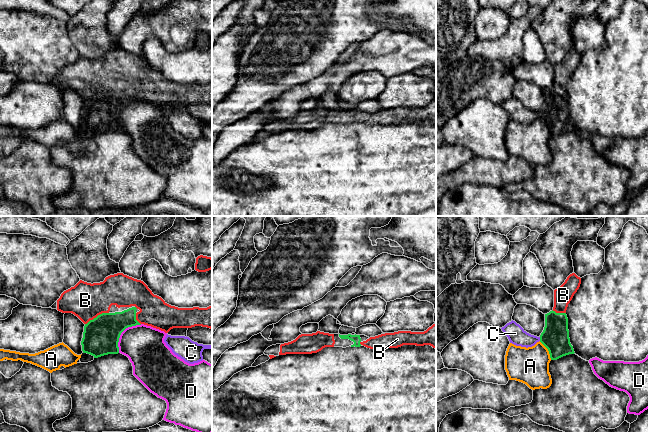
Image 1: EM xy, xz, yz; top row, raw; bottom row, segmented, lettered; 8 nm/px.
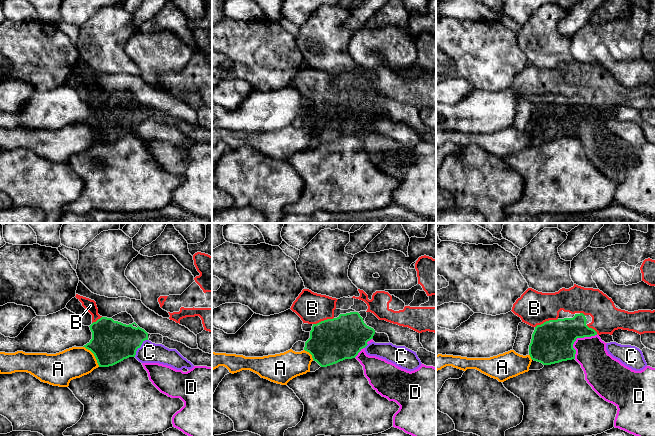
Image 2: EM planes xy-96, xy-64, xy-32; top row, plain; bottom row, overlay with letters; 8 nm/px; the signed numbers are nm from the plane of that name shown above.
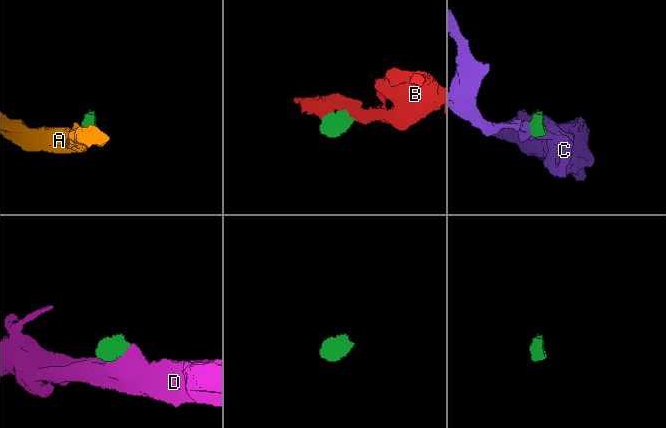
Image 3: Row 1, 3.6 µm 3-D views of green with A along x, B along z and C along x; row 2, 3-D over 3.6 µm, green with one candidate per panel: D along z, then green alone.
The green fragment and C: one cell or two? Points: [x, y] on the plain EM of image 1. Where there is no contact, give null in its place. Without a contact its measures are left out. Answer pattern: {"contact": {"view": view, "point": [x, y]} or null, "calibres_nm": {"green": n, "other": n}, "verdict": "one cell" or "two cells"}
{"contact": {"view": "yz", "point": [540, 115]}, "calibres_nm": {"green": 220, "other": 140}, "verdict": "two cells"}

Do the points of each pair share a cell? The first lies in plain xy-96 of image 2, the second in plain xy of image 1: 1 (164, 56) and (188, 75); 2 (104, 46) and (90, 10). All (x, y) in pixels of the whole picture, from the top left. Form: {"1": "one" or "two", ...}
{"1": "two", "2": "one"}

